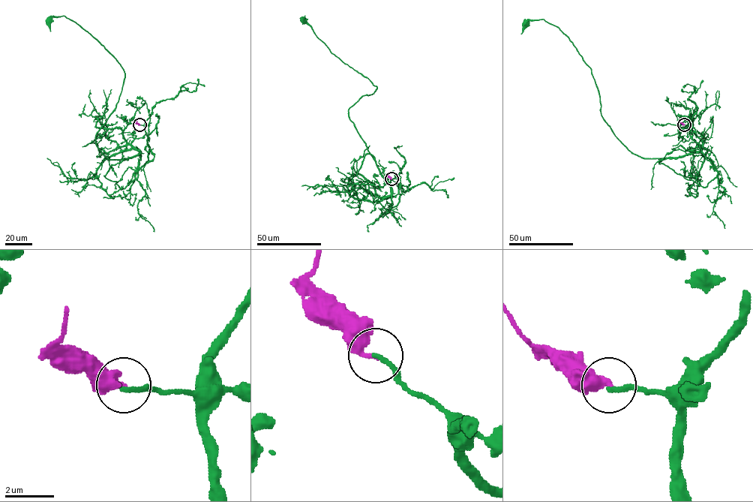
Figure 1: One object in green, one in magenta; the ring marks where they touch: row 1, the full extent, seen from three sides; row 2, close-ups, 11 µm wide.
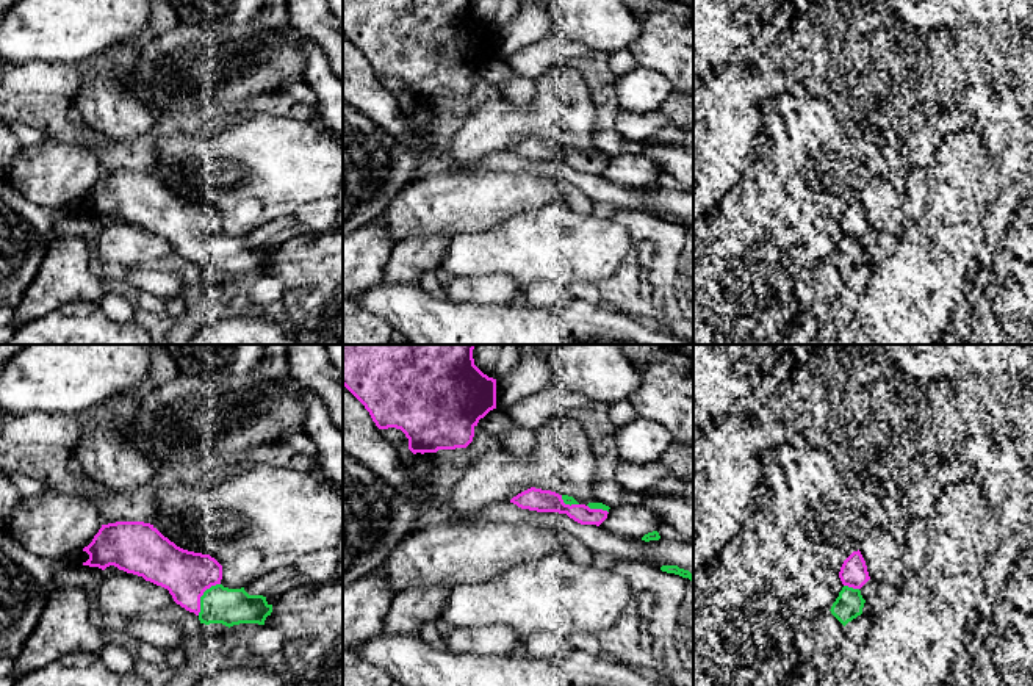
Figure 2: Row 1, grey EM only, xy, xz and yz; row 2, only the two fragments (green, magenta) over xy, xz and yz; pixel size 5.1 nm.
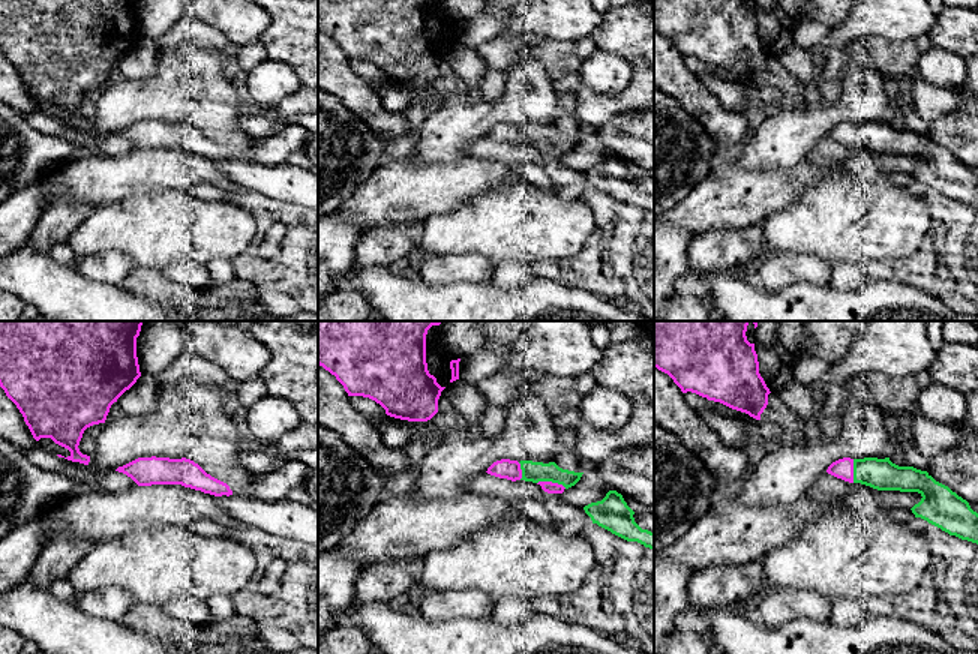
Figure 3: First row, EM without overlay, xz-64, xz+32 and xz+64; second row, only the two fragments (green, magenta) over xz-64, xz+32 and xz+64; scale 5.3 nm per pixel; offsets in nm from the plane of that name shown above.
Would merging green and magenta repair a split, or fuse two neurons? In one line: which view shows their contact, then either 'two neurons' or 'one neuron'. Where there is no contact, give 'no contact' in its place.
meets green in xy; one neuron

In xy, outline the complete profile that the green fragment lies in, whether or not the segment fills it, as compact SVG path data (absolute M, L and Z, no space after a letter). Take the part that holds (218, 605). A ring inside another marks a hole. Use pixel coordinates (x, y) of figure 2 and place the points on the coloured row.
M150 523L102 525L83 551L89 554L83 565L102 570L114 565L142 576L167 589L177 605L194 612L205 625L265 625L272 612L266 597L249 595L244 587L224 587L222 565L214 558L177 547Z

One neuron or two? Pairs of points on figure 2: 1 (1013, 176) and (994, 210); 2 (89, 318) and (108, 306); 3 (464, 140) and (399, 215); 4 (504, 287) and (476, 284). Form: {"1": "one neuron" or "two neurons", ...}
{"1": "one neuron", "2": "two neurons", "3": "two neurons", "4": "one neuron"}

